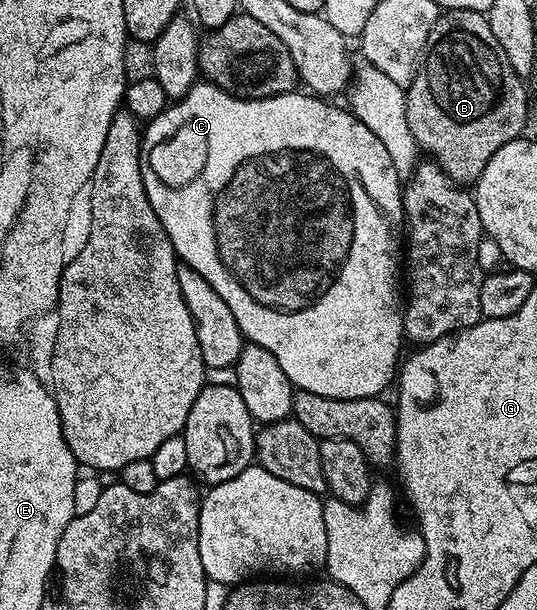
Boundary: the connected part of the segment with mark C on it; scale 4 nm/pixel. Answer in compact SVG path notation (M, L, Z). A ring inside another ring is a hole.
M198 80L185 97L166 105L163 112L155 115L155 119L144 126L141 138L141 174L147 199L155 215L159 215L159 223L163 223L180 264L203 275L203 279L207 279L207 283L219 291L223 303L231 307L231 315L235 315L235 323L239 323L239 331L246 342L267 347L267 351L279 359L283 375L287 375L289 382L297 389L315 391L315 395L327 395L331 399L363 399L384 394L388 385L390 388L402 356L405 314L403 289L397 286L397 260L403 257L403 179L395 171L395 163L391 163L387 147L383 147L383 143L379 143L373 132L348 108L340 109L333 103L332 100L305 91L252 99L234 97L210 81Z

